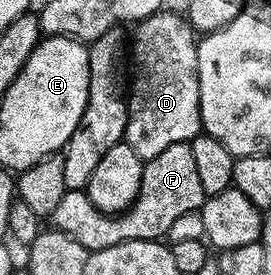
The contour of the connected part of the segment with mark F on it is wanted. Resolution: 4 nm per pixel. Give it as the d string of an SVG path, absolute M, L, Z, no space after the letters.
M177 143L168 145L168 149L164 149L164 153L145 160L140 181L140 193L127 211L121 213L101 211L96 209L96 205L92 205L85 190L66 190L64 198L60 200L60 205L56 205L56 209L48 216L48 219L49 222L54 222L51 223L53 230L63 231L76 237L76 241L80 241L80 245L84 245L84 249L88 249L90 252L99 251L100 249L112 249L112 245L120 245L124 241L140 241L141 239L153 241L160 237L162 239L168 235L170 228L180 217L190 212L197 212L207 198L204 188L200 185L200 176L196 174L196 164L192 158L190 144Z

